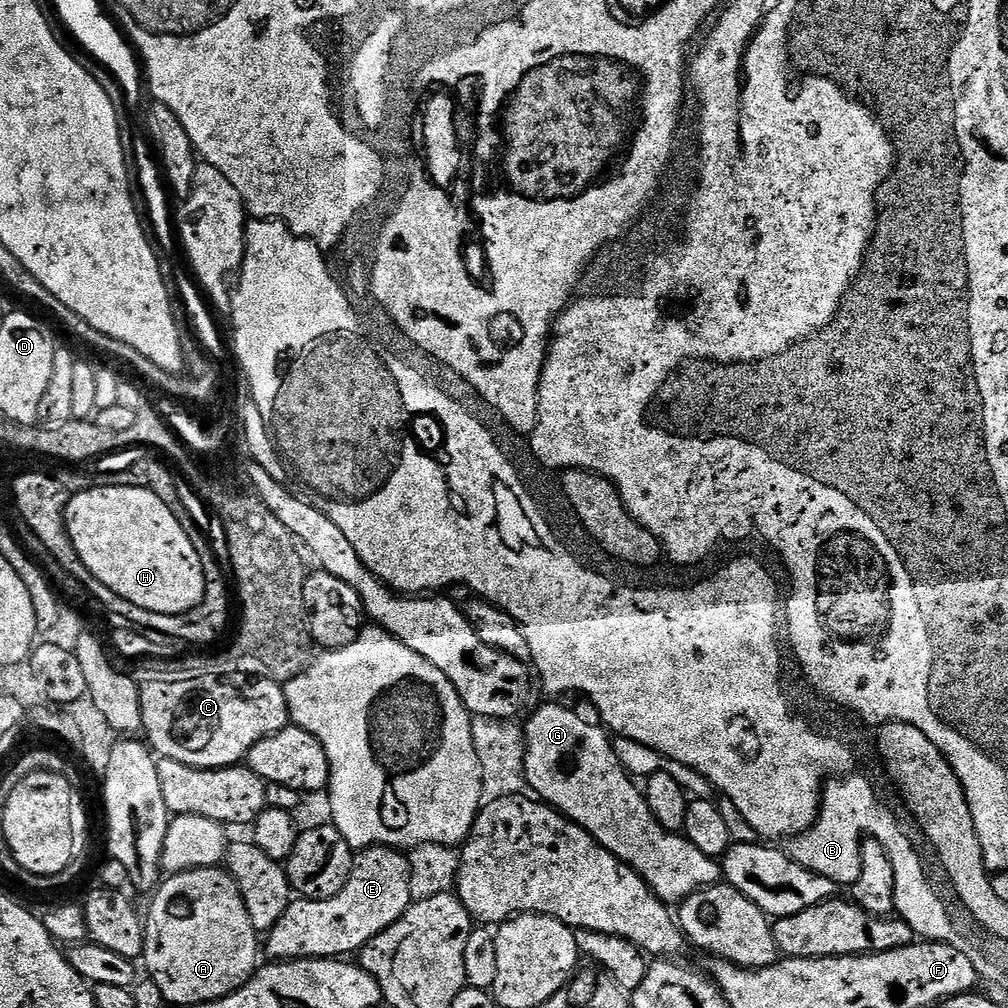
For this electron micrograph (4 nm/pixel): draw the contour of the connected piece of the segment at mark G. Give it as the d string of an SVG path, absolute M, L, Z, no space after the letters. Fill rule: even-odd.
M544 704L529 718L526 723L525 776L530 786L541 794L543 803L555 808L561 816L567 816L579 828L585 828L611 856L617 856L623 864L631 866L652 887L653 894L669 906L679 905L699 888L721 883L722 868L713 857L702 854L702 850L682 834L668 832L662 822L654 818L641 785L636 785L639 783L619 761L613 748L613 737L599 723L596 724L583 720L578 713L560 704Z

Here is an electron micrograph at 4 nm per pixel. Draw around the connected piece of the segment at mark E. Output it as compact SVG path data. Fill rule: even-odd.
M377 846L375 848L365 848L355 857L352 865L352 873L346 882L346 886L334 898L329 900L305 900L303 898L293 899L292 904L286 910L286 914L282 914L282 918L278 918L278 922L274 925L269 932L266 933L266 940L268 940L268 948L266 944L266 952L268 952L273 961L279 962L282 960L331 960L333 958L348 958L352 955L359 953L360 949L364 948L370 943L375 936L382 934L382 930L386 930L390 926L394 926L394 922L398 922L406 914L408 907L414 902L410 892L411 880L411 866L408 865L408 856L403 851L395 848L385 848Z

